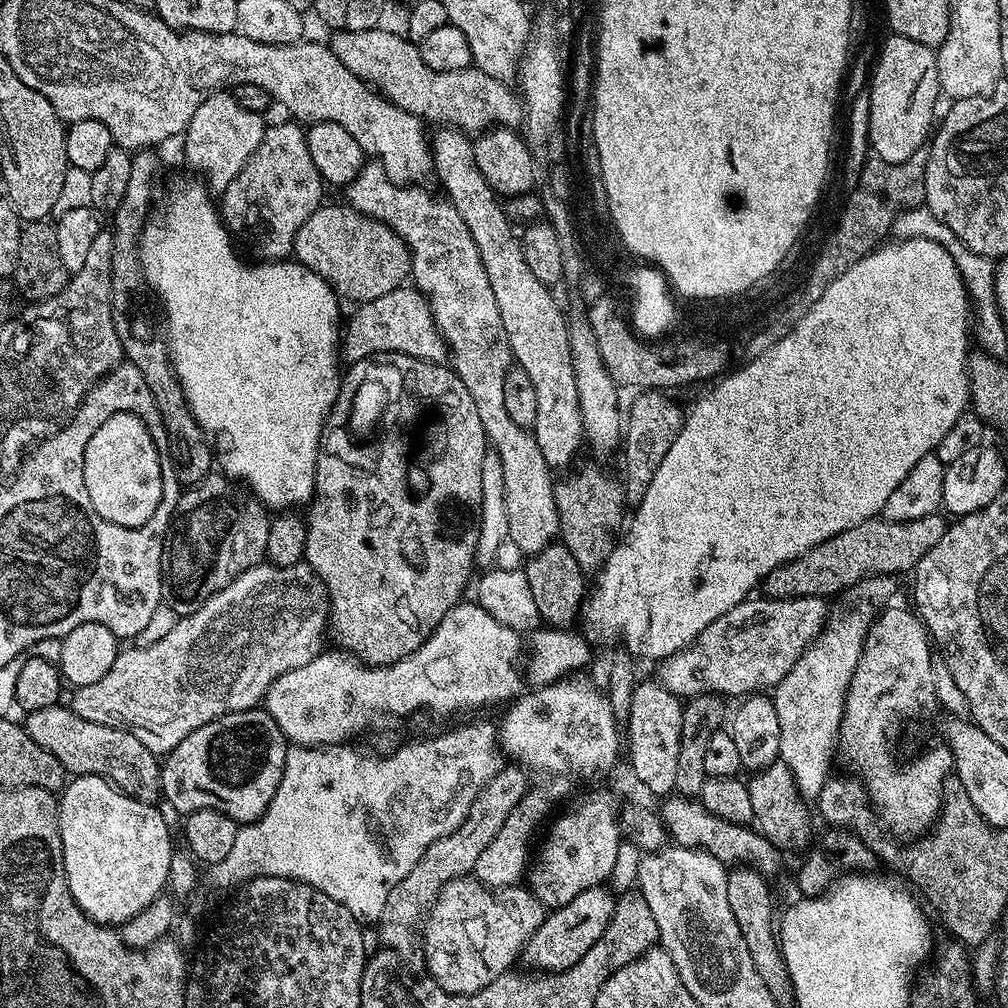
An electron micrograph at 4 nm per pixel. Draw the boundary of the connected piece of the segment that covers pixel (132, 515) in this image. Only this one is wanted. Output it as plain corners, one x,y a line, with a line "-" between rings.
119,412
96,425
83,454
83,482
98,516
127,528
137,528
149,521
162,498
162,474
159,471
162,459
139,416

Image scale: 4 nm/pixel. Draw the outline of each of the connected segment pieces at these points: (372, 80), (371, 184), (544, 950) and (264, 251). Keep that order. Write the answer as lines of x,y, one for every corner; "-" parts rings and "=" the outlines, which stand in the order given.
381,26
361,32
337,31
330,47
350,74
375,89
389,104
425,122
440,120
436,122
469,134
486,132
493,125
514,129
523,125
524,105
517,93
508,89
511,87
505,81
490,78
490,74
475,66
445,72
430,70
430,66
422,62
419,47
407,35
400,33
399,36
396,32
387,32
386,28
=
379,162
365,163
363,170
358,174
358,178
354,178
354,182
346,185
346,203
348,207
356,212
360,212
363,216
369,216
371,220
380,220
383,224
388,225
400,235
404,240
404,245
408,248
408,253
412,255
412,271
410,273
410,280
415,287
419,288
421,292
425,293
428,298
428,307
432,310
432,321
439,328
440,333
444,335
444,340
447,342
450,349
450,367
453,372
458,374
458,378
462,378
462,386
466,386
466,390
470,394
470,398
474,398
474,406
478,406
478,418
482,418
482,426
488,435
488,442
491,451
498,454
498,458
502,462
502,482
504,483
504,494
506,498
506,510
508,511
508,540
513,544
518,551
524,552
525,557
530,557
535,552
540,552
547,546
553,543
560,535
559,512
558,506
555,504
555,488
556,484
552,476
554,476
553,469
549,468
546,458
542,458
542,450
538,450
538,442
535,435
529,429
518,426
518,422
514,422
510,418
510,414
506,414
506,405
502,399
502,382
506,378
508,369
513,367
514,361
512,358
512,350
508,346
508,339
504,333
502,326
502,318
498,310
498,302
494,302
494,290
490,290
490,278
486,278
486,270
482,266
482,258
478,254
478,246
474,246
474,238
470,238
470,230
466,230
466,222
462,222
462,214
458,214
458,210
454,210
454,206
449,204
447,199
435,196
432,192
427,192
426,189
420,188
424,186
413,186
411,184
395,184
393,180
389,180
384,172
384,165
=
607,887
582,890
578,898
574,898
569,904
563,904
561,908
551,909
545,915
542,926
534,930
530,942
526,942
522,953
522,960
529,969
536,972
561,972
578,962
598,938
602,938
602,930
612,917
612,911
616,905
613,893
=
291,123
265,127
258,150
250,154
234,182
226,186
222,194
224,205
221,203
218,208
229,232
241,232
244,236
253,232
252,244
260,255
257,257
265,261
279,260
292,252
292,243
302,222
306,222
325,199
326,185
318,174
318,166
310,159
305,129
299,123

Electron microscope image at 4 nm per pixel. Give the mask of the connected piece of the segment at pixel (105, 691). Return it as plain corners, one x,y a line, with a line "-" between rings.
261,562
255,564
250,570
246,570
238,578
234,578
234,582
230,582
222,590
218,590
218,594
214,594
198,610
194,610
189,616
179,617
174,630
170,630
170,634
166,634
166,638
158,638
158,642
145,648
128,646
132,648
125,647
120,650
114,658
114,664
110,666
110,670
102,678
99,678
98,682
82,685
72,692
74,694
72,701
70,701
70,707
73,712
86,718
86,722
98,722
102,726
121,728
134,734
134,738
138,738
138,742
142,742
142,746
146,746
150,751
157,754
167,754
174,746
178,746
178,742
182,742
182,738
186,738
186,734
194,734
194,730
198,730
198,726
206,726
206,722
214,722
219,716
225,716
231,712
241,712
247,708
257,707
263,701
264,695
268,693
269,686
282,674
286,674
298,666
306,666
306,662
310,662
320,655
322,651
320,643
324,640
324,632
326,636
329,624
328,589
325,588
324,582
318,578
318,574
314,574
314,570
309,564
301,562
294,566
280,568
276,564

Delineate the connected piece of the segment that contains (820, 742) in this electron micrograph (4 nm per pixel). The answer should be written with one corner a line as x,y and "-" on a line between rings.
867,576
861,580
850,592
856,605
837,616
836,613
829,615
823,630
816,635
816,641
806,649
802,658
798,658
798,662
794,662
794,666
790,666
790,674
786,674
774,689
771,702
778,714
778,758
788,767
790,774
794,774
796,791
805,801
815,801
824,781
829,779
830,756
834,754
840,719
844,716
844,695
860,661
869,627
878,612
872,604
887,605
891,601
888,599
896,592
896,582
890,576

